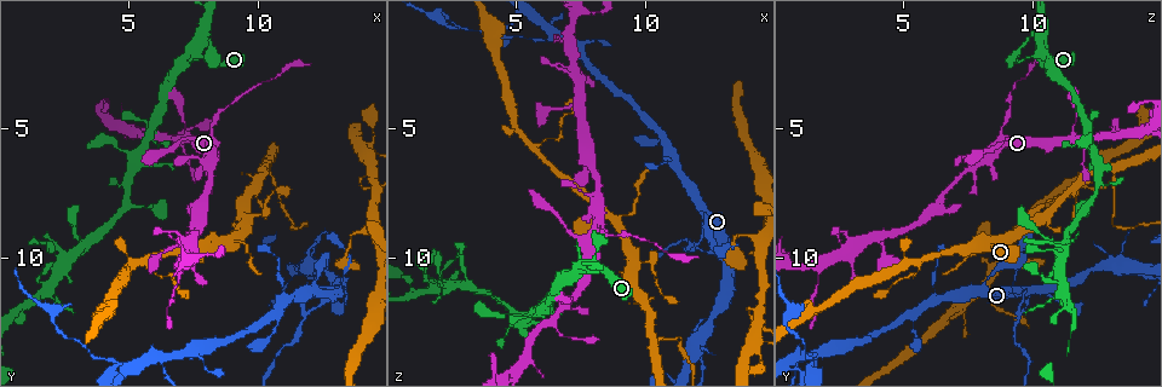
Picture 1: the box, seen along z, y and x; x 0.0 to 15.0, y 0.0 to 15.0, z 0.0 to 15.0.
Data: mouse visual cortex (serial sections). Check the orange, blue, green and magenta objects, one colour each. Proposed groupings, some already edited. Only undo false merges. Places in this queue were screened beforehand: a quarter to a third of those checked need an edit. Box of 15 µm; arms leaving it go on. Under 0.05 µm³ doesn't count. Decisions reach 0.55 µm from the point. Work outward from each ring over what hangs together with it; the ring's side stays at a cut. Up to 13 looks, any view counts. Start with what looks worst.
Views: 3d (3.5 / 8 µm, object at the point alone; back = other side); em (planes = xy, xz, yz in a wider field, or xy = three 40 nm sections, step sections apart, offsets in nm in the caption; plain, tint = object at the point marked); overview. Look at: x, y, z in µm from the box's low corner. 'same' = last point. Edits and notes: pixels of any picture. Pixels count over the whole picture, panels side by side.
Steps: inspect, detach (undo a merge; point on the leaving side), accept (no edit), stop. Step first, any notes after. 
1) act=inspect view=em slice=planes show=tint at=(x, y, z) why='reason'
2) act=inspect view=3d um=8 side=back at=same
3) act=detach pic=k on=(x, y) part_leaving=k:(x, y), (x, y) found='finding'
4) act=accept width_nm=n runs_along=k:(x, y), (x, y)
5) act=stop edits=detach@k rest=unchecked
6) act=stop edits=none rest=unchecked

act=inspect view=3d um=8 at=(5.6, 10.0, 5.8) why='three arms meet'

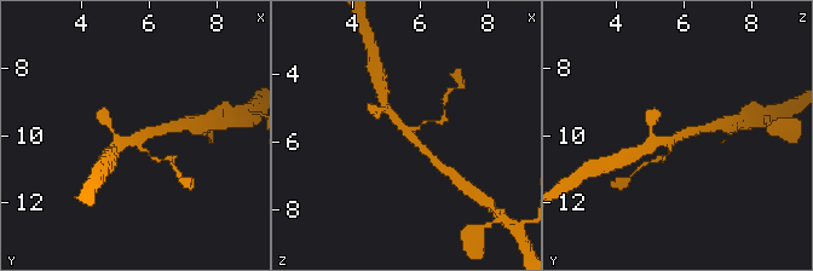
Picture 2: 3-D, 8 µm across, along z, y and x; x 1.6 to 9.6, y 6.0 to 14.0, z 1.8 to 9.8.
act=inspect view=3d um=3.5 at=(5.7, 10.0, 5.8)

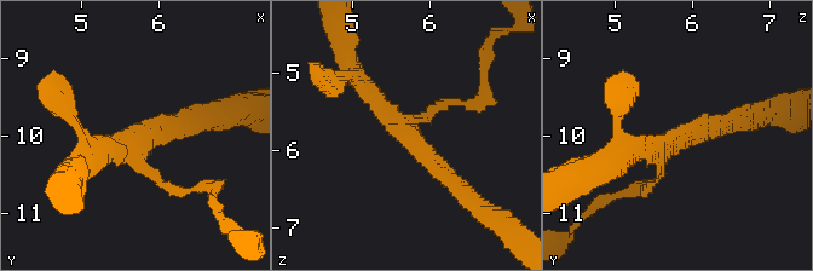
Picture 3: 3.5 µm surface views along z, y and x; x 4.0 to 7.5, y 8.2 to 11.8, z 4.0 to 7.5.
act=inspect view=em slice=xy step=2 show=tint at=(5.75, 10.10, 5.75) why='now the EM'

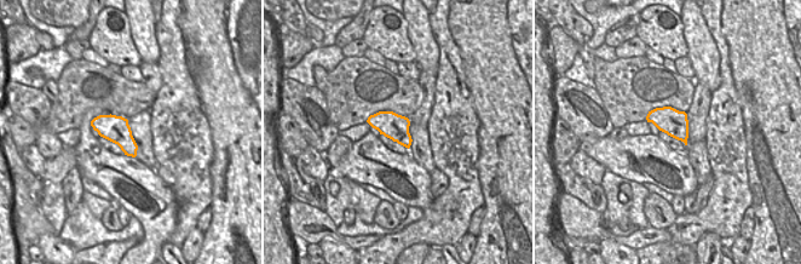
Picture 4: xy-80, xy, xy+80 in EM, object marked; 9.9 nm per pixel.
act=accept width_nm=260 runs_along=3:(461, 189), (434, 167), (357, 75) found='all the same cell'

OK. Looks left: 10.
act=inspect view=3d um=3.5 at=(7.1, 5.4, 11.6) why='four-way junction'

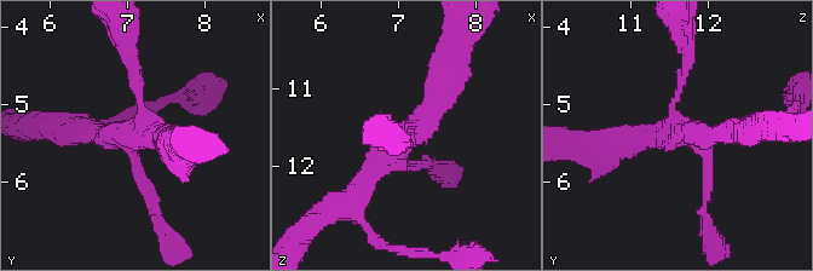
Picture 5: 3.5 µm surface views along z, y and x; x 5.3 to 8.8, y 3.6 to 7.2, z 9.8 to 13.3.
act=inspect view=em slice=xy step=5 show=tint at=(7.25, 5.35, 11.50) why='need the tissue'

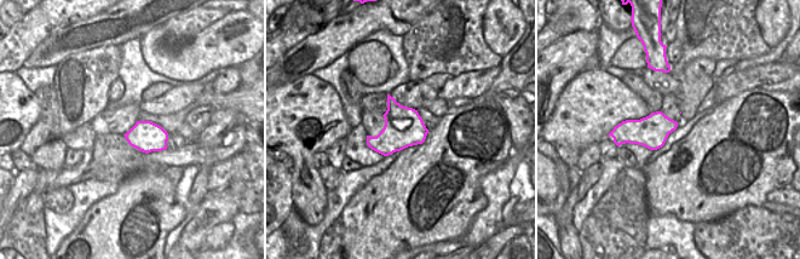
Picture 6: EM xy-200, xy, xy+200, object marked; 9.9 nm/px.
act=inspect view=em slice=xy step=2 show=tint at=same

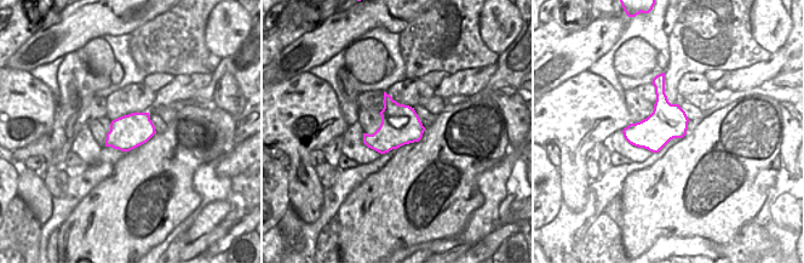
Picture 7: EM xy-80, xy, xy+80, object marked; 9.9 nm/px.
act=accept arms=4 runs_along=5:(449, 62), (442, 99), (359, 186) found='one cell here'

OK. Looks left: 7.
act=inspect view=3d um=8 at=(8.8, 4.1, 9.1) why='narrows sharply'

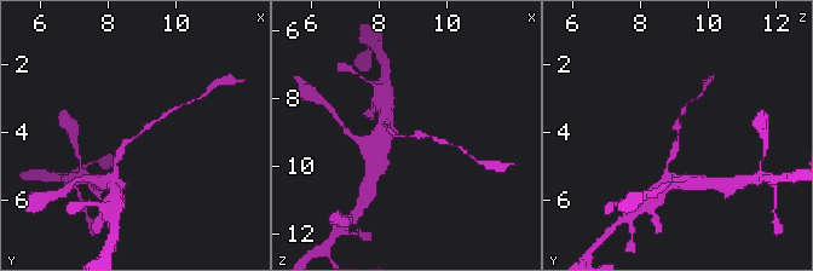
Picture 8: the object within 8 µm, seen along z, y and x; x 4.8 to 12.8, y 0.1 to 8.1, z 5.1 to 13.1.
act=inspect view=em slice=xy step=2 show=tint at=(8.8, 4.1, 9.1) arm_widths_nm=150,200

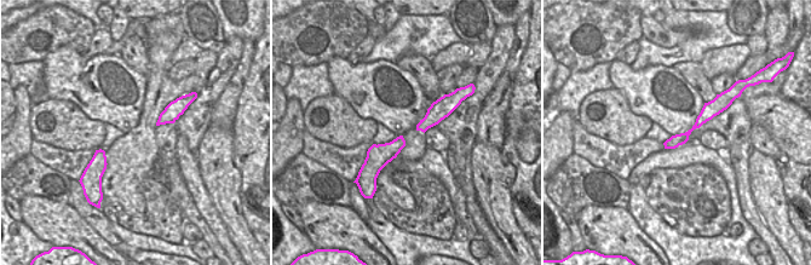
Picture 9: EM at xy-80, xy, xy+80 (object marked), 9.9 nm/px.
act=accept width_nm=170 runs_along=8:(116, 161), (131, 138), (165, 114) found='all the same cell'

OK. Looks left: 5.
act=inspect view=em slice=xy step=1 show=tint at=(9.1, 9.3, 8.3) why='thick turns thin'

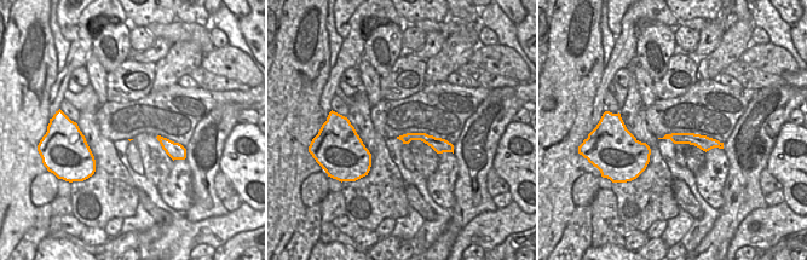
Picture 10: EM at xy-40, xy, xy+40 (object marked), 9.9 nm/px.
act=inspect view=3d um=3.5 side=back at=same why='wider look'

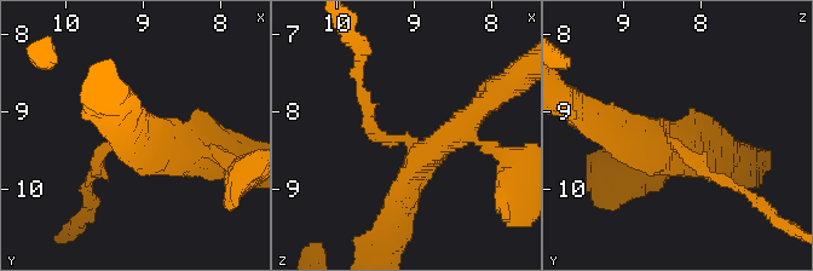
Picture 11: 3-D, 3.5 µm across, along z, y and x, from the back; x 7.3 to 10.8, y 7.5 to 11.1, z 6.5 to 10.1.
act=accept width_nm=100 runs_along=11:(473, 138), (428, 154), (384, 138), (362, 94) found='all the same cell'

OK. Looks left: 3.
act=inspect view=3d um=3.5 at=(11.4, 8.7, 13.0) why='abrupt turn'

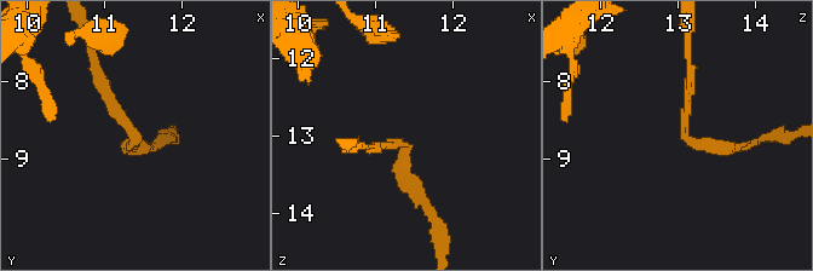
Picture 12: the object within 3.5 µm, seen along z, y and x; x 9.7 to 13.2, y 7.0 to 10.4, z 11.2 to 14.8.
act=inspect view=em slice=xy step=2 show=tint at=(11.35, 8.60, 13.15) arm_widths_nm=150,200

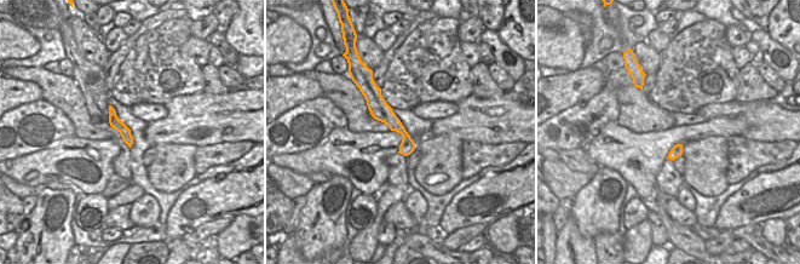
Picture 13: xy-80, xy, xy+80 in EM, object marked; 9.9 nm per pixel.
act=detach pic=12 on=(148, 148) part_leaving=12:(127, 125), (139, 146), (168, 136) found='a second cell is stuck on'

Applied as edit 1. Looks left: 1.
act=stop edits=detach@12 rest=unchecked

